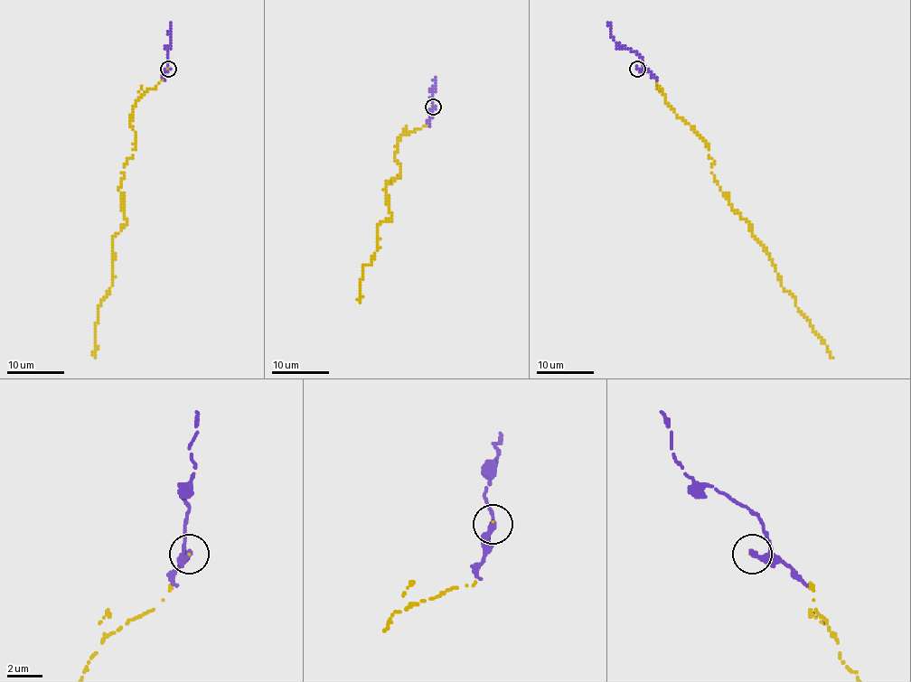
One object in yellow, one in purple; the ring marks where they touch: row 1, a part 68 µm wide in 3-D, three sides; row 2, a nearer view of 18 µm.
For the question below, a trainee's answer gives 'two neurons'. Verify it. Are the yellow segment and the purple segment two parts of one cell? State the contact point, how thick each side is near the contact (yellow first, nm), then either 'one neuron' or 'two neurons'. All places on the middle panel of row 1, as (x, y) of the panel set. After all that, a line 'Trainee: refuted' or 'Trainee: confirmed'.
place (433, 107); calibres 50 and 360 nm; one neuron
Trainee: refuted

